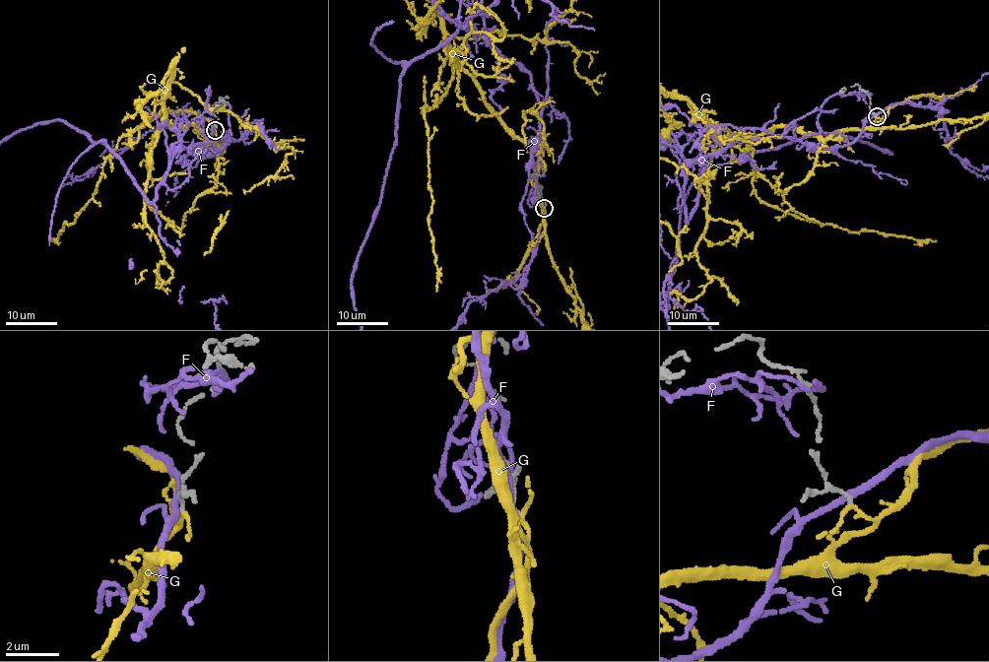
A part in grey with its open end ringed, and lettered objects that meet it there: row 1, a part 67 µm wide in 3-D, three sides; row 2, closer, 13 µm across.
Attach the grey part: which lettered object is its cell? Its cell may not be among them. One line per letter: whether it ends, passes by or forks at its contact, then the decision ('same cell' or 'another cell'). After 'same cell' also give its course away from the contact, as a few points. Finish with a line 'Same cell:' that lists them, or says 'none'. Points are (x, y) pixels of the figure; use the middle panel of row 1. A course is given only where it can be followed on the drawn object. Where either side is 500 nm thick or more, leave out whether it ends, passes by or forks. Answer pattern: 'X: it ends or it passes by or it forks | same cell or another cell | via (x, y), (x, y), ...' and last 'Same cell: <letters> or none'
F: it passes by | another cell
G: it passes by | another cell
Same cell: none

